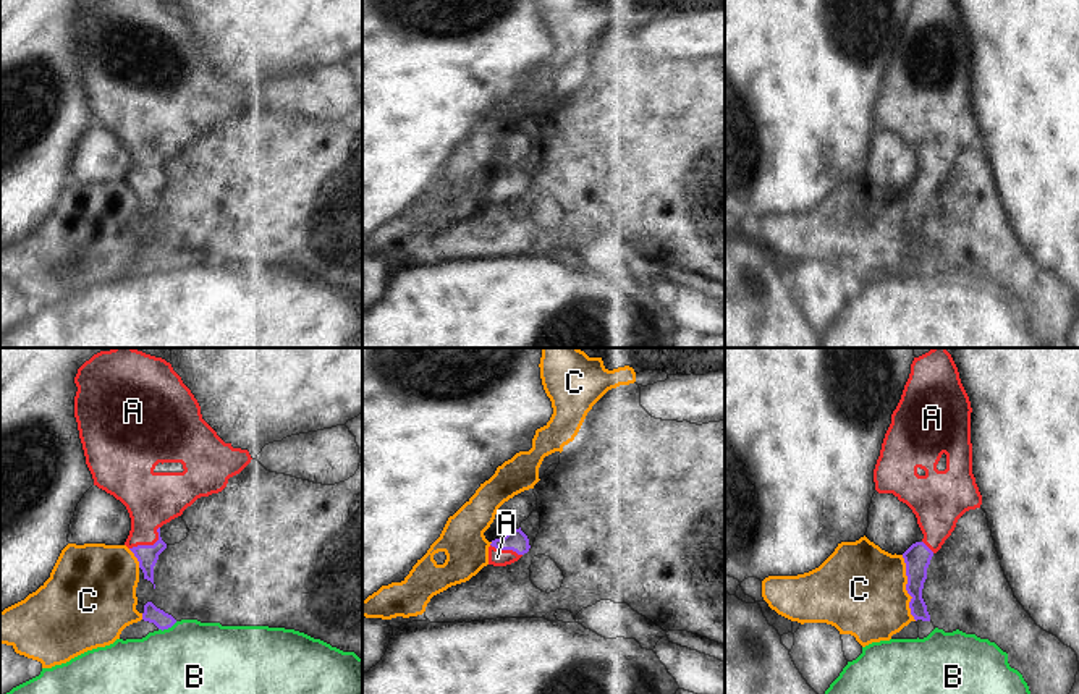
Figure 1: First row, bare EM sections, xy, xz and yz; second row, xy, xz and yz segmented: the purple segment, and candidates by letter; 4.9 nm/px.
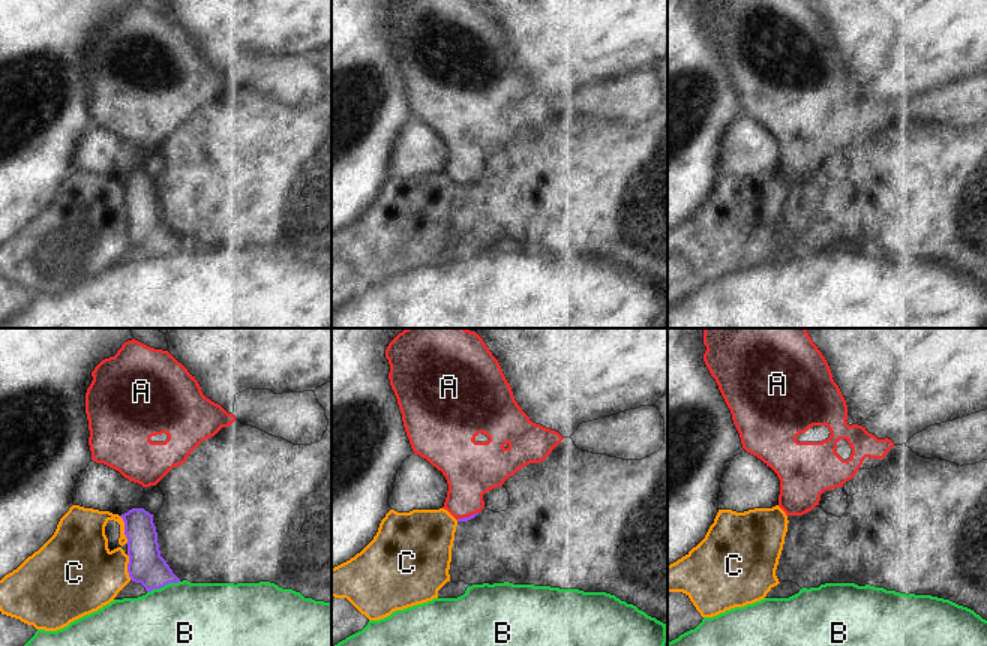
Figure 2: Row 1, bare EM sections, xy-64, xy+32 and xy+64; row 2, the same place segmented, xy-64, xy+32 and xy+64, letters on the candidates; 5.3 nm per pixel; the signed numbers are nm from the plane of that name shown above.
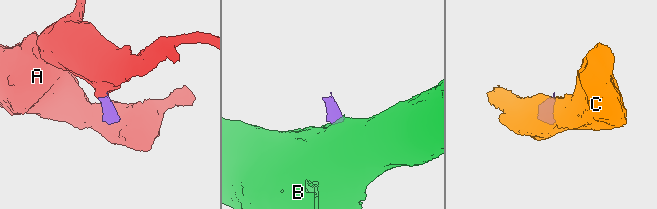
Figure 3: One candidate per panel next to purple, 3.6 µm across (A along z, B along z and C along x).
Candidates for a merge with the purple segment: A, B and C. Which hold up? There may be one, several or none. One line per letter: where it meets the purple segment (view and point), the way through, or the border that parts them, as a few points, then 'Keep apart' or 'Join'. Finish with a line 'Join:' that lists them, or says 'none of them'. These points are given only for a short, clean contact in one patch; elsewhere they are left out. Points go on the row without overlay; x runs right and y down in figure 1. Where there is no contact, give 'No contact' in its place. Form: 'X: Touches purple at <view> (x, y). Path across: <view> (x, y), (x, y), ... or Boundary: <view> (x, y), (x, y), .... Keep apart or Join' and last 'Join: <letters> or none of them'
A: Touches purple at xy (149, 183). Join
B: Touches purple at xy (167, 266). Boundary: xy (177, 259), (159, 267). Keep apart
C: Touches purple at yz (906, 225). Keep apart
Join: A.

